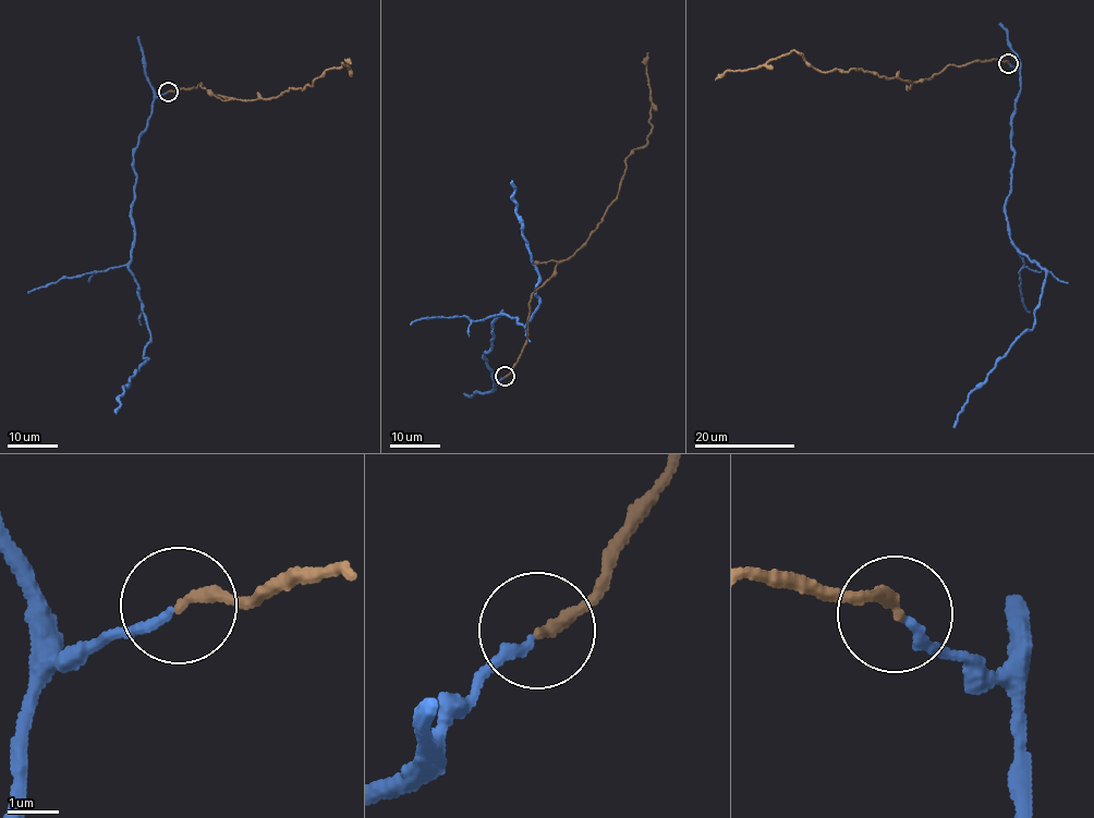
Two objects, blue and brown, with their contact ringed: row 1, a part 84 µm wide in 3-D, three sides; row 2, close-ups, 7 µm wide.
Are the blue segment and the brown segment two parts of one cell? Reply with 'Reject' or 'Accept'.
Accept

